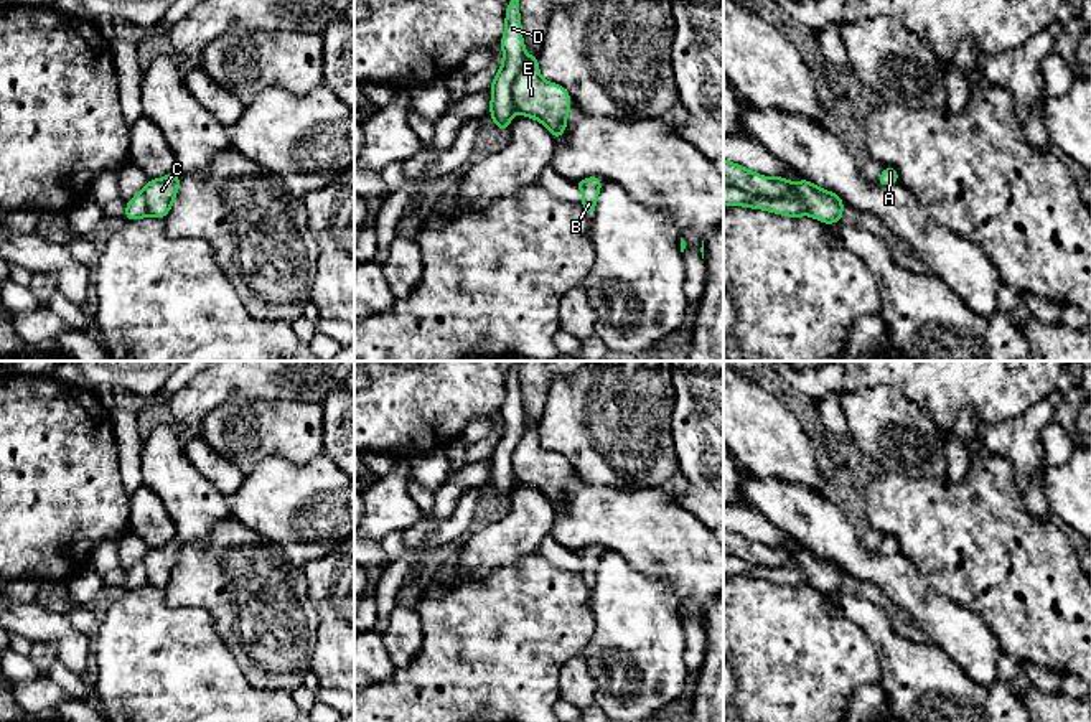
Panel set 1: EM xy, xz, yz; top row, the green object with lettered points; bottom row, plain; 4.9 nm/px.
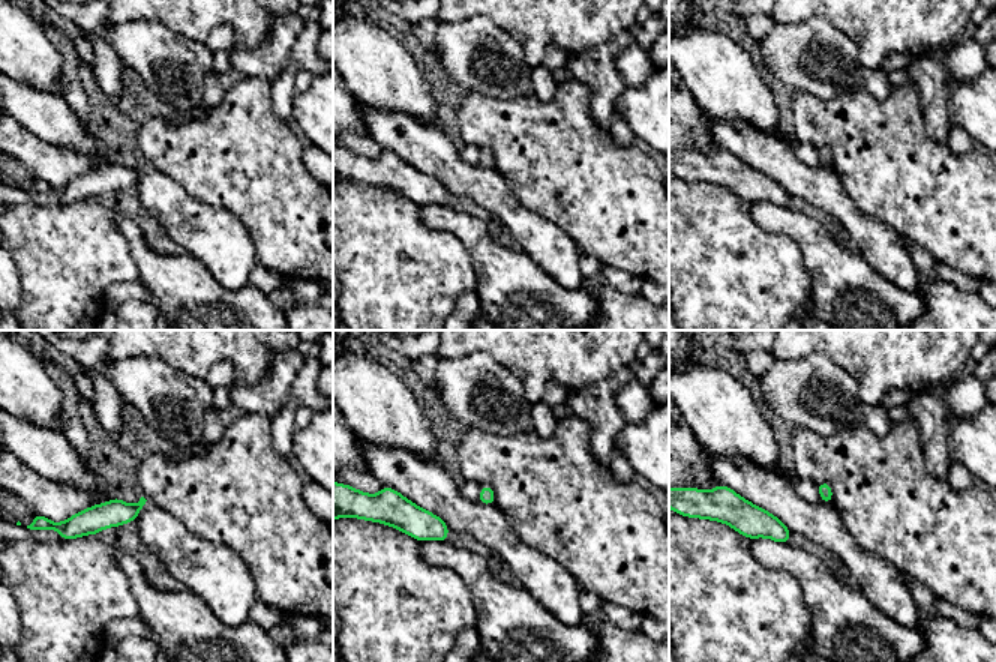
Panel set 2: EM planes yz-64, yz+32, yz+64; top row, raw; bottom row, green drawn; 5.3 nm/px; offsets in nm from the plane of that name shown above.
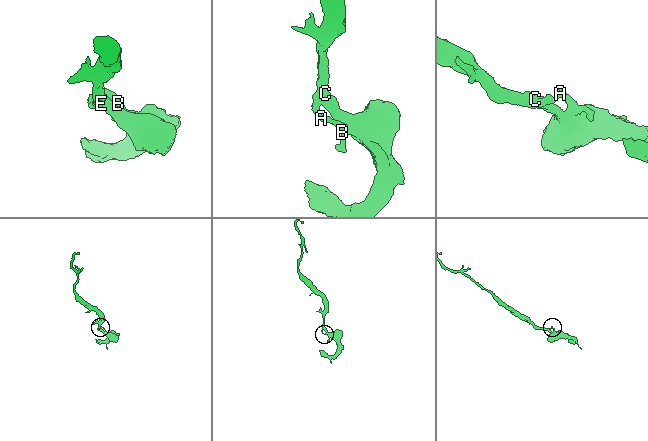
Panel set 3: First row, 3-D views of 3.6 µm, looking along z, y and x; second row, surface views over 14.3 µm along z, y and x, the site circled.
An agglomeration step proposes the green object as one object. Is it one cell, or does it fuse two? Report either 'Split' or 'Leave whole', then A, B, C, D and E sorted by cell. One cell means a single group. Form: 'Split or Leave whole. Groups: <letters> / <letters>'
Split. Groups: A B D / C E

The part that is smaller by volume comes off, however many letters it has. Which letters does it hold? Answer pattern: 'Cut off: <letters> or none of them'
Cut off: A, B, D

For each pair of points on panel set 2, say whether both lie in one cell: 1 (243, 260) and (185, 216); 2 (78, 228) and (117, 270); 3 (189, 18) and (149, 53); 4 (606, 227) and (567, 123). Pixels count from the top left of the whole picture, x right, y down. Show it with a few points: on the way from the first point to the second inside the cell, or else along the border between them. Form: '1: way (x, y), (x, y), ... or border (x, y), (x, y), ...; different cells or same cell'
1: way (228, 251), (212, 234), (200, 230); same cell
2: way (89, 239), (111, 261); same cell
3: border (138, 20), (158, 20), (173, 32), (204, 44); different cells
4: way (605, 201), (567, 164), (567, 149); same cell

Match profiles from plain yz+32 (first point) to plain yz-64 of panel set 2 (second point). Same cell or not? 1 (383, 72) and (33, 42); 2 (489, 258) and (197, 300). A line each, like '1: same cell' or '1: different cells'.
1: same cell
2: same cell

